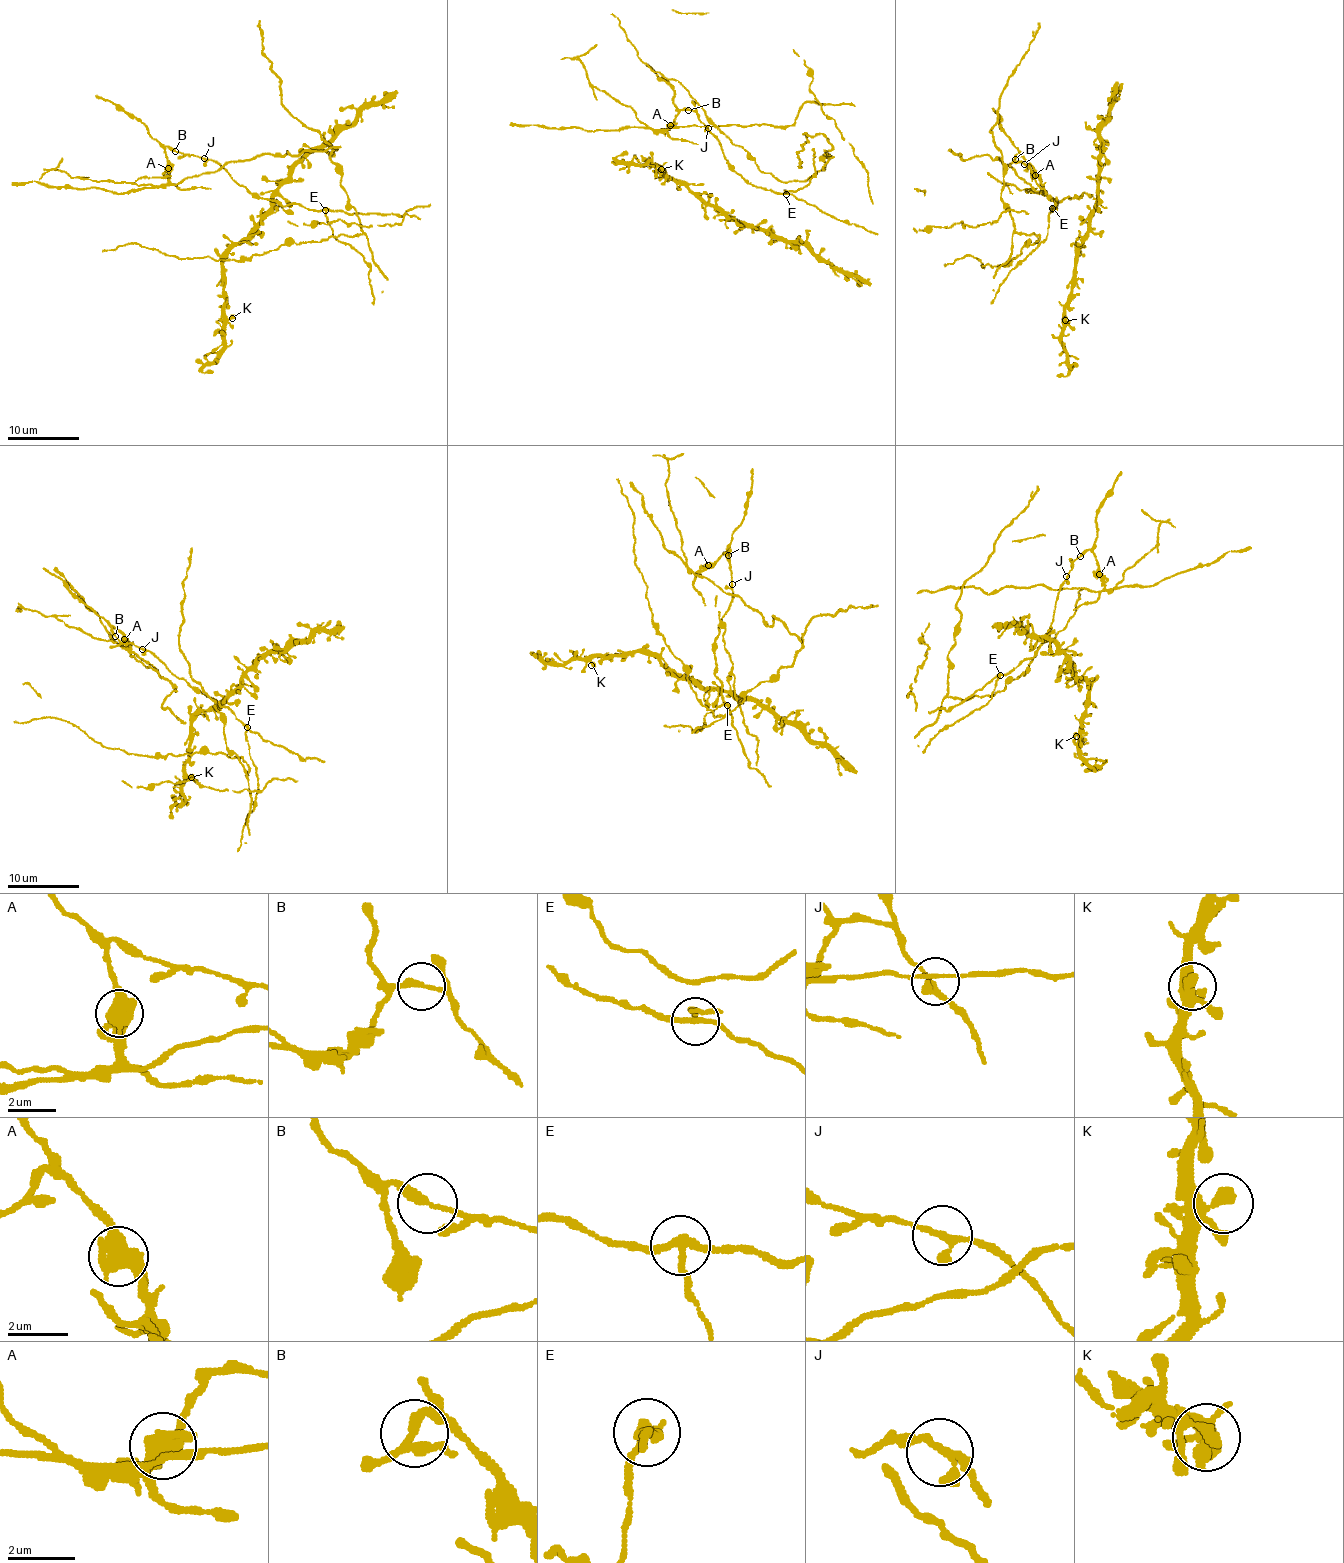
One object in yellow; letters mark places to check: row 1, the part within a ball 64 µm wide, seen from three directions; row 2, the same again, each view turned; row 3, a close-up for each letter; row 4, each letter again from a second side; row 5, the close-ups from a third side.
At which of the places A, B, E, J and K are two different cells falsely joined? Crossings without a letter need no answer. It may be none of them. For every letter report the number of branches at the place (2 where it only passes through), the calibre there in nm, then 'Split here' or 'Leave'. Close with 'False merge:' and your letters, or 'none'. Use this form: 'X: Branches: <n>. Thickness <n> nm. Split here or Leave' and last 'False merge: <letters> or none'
A: Branches: 2. Thickness 600 nm. Split here
B: Branches: 2. Thickness 240 nm. Leave
E: Branches: 3. Thickness 240 nm. Split here
J: Branches: 3. Thickness 180 nm. Leave
K: Branches: 2. Thickness 300 nm. Leave
False merge: A, E

